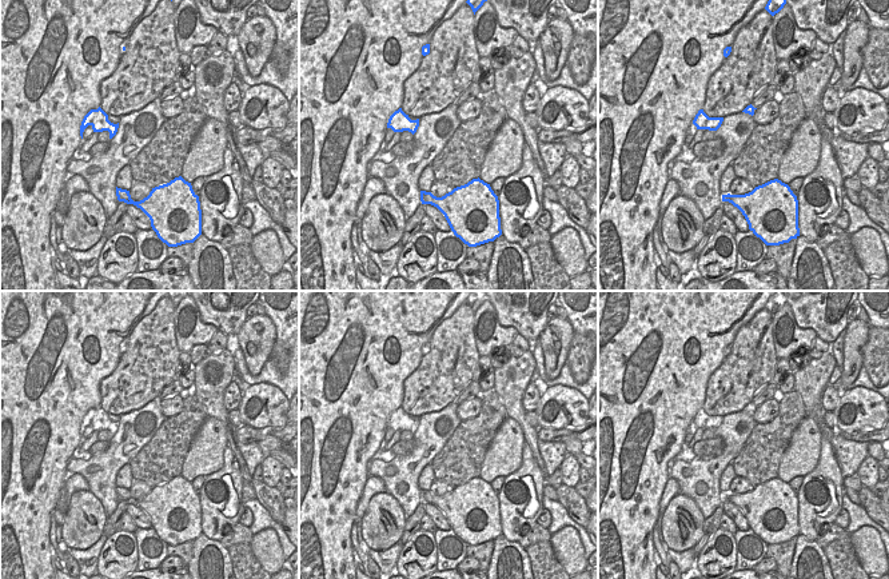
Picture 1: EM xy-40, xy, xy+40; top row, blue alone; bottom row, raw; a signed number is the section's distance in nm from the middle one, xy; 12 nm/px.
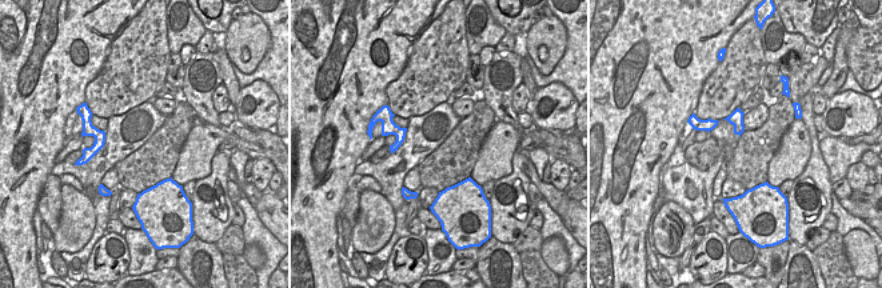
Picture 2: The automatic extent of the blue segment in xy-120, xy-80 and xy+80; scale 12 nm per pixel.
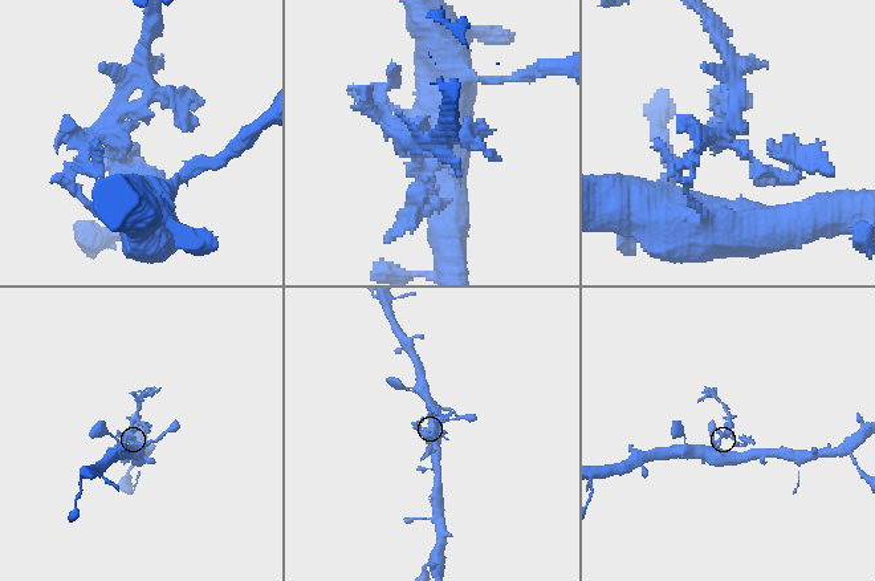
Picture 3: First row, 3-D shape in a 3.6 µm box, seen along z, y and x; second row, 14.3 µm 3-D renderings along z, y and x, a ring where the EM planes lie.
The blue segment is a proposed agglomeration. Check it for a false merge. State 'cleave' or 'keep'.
cleave

